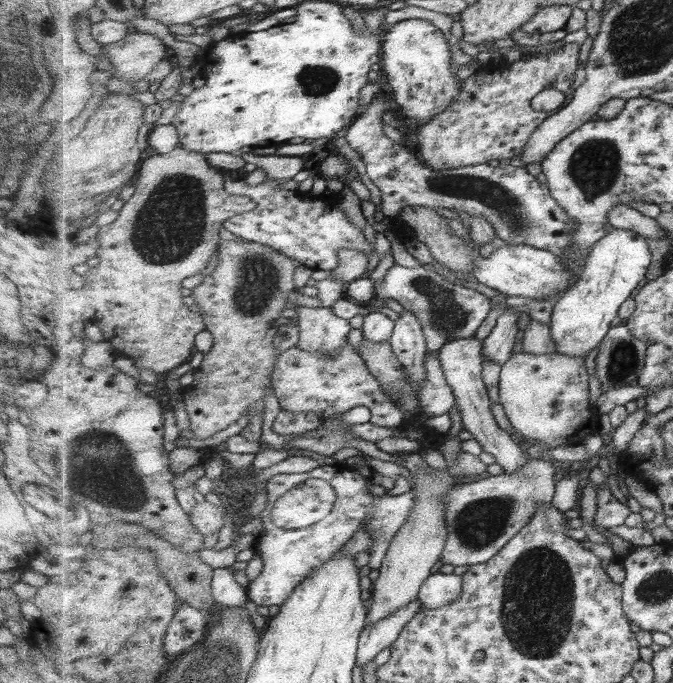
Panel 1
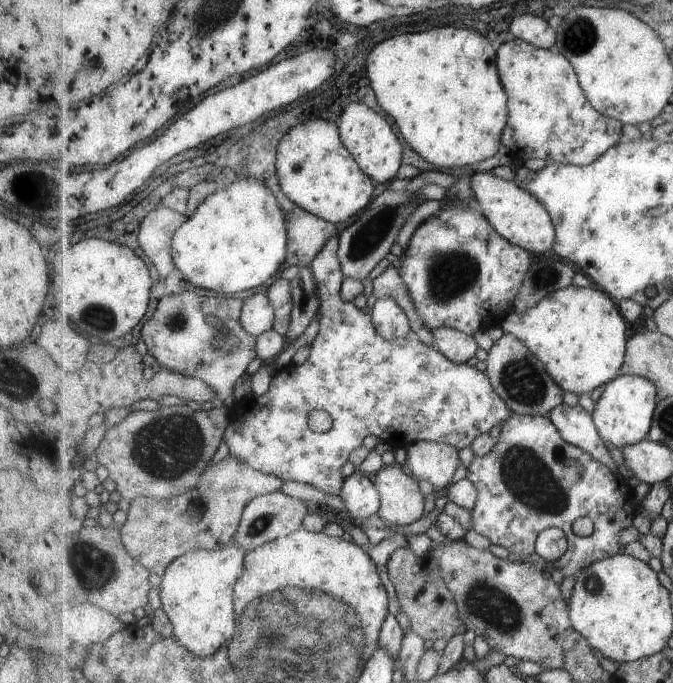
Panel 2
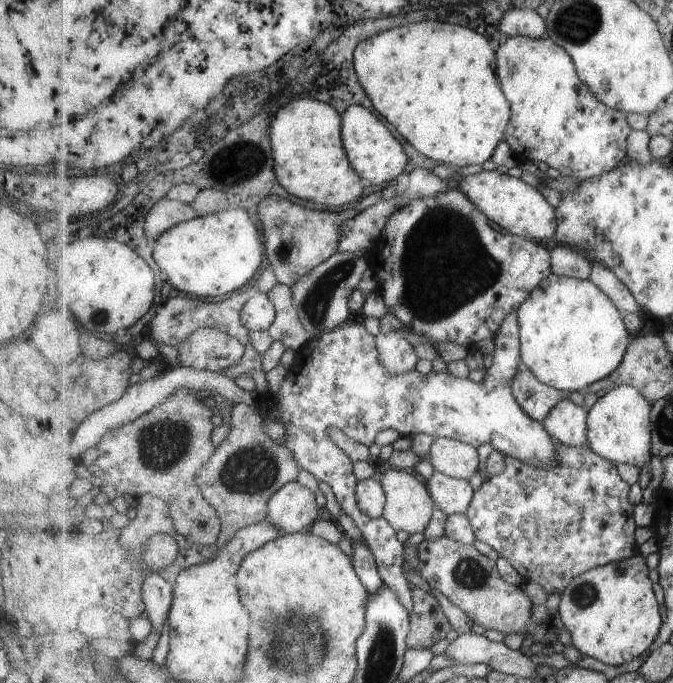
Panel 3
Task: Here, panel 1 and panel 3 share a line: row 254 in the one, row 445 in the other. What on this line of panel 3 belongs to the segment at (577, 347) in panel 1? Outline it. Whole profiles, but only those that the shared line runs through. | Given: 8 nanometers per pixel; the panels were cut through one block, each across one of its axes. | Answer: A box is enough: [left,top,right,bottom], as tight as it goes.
[588,386,653,468]

